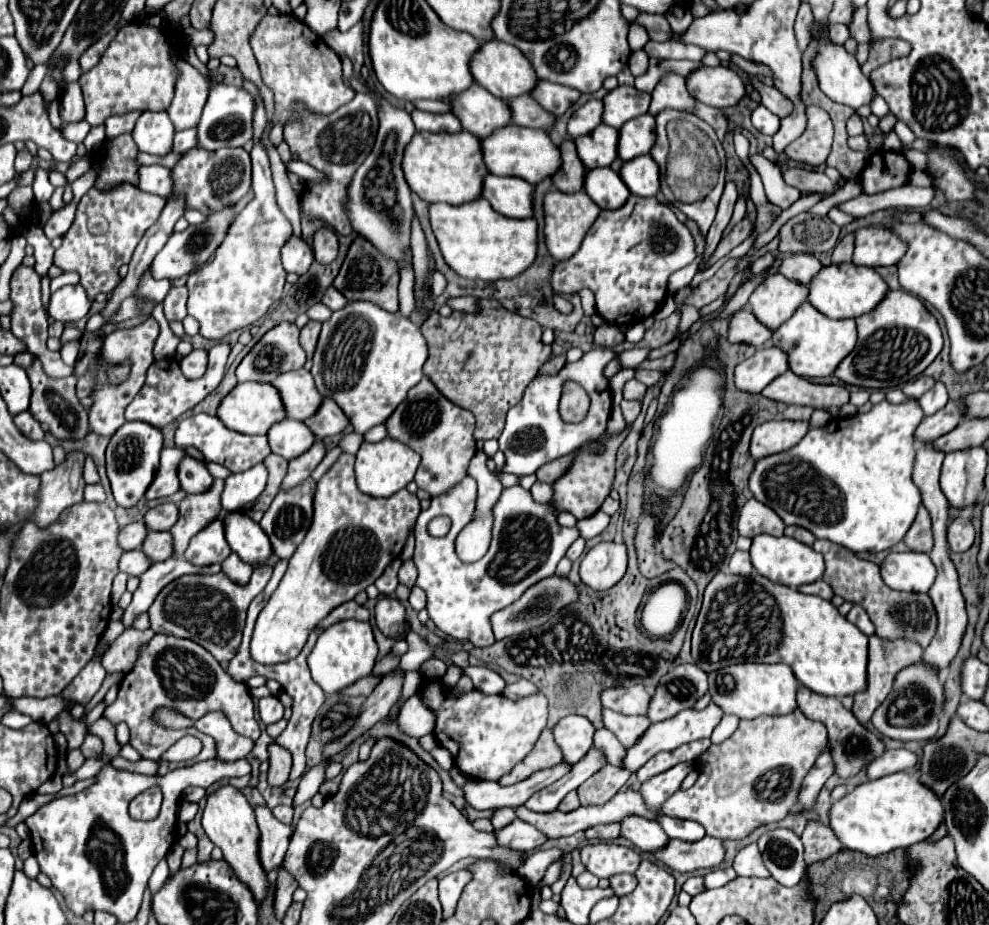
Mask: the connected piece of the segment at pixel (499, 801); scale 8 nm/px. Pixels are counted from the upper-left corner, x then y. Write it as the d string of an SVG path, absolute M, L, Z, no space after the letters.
M559 765L549 771L537 771L535 775L531 775L531 779L525 779L523 783L515 783L511 787L503 787L503 785L491 783L491 781L469 779L465 785L461 785L461 791L463 791L467 807L473 807L477 811L495 811L501 807L517 809L517 807L525 805L525 801L533 793L555 783L567 771L571 771L571 765Z

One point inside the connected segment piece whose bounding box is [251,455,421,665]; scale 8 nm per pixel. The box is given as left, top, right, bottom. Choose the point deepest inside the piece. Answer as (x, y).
(353, 537)

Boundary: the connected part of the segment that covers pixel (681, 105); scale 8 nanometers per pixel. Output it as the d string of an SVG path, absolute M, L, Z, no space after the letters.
M665 73L651 95L653 95L649 107L651 115L657 115L663 109L689 111L695 105L695 99L689 95L685 87L685 77L681 77L679 73Z

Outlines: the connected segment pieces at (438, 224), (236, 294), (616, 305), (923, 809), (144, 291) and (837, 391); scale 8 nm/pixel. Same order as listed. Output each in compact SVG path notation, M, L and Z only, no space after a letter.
M483 197L463 205L433 203L429 205L429 221L445 263L465 279L513 279L523 273L537 255L535 219L503 217L495 213Z
M255 95L255 101L257 101L255 139L253 139L255 145L251 151L251 163L253 163L251 189L255 197L237 215L223 245L215 251L209 263L199 267L195 273L187 277L187 289L189 289L187 311L199 321L199 335L211 341L219 341L229 333L237 329L245 329L253 325L257 319L261 319L269 311L269 307L281 299L285 277L287 277L281 265L279 251L291 237L291 223L281 213L275 199L275 185L271 181L267 151L259 143L267 117L263 115L263 105L259 103L259 95Z
M631 195L623 207L599 213L577 253L555 263L549 285L557 293L591 289L597 313L607 323L631 327L661 307L667 295L669 275L689 265L695 257L693 237L677 221L669 205L659 203L657 197Z
M893 773L875 781L865 781L829 809L829 827L843 847L869 857L925 841L941 821L941 799L933 791L927 791L927 787L921 787L913 773Z
M147 267L145 273L143 273L141 279L139 279L135 297L137 297L137 299L149 299L149 301L153 301L155 305L159 305L159 303L165 299L165 295L169 293L169 289L171 289L171 281L167 281L167 279L159 279L159 281L153 279L151 269Z
M791 371L773 379L763 391L763 397L771 401L781 401L787 405L809 405L813 409L821 407L843 407L849 403L849 391L843 385L821 385L811 383L803 377L795 377Z

